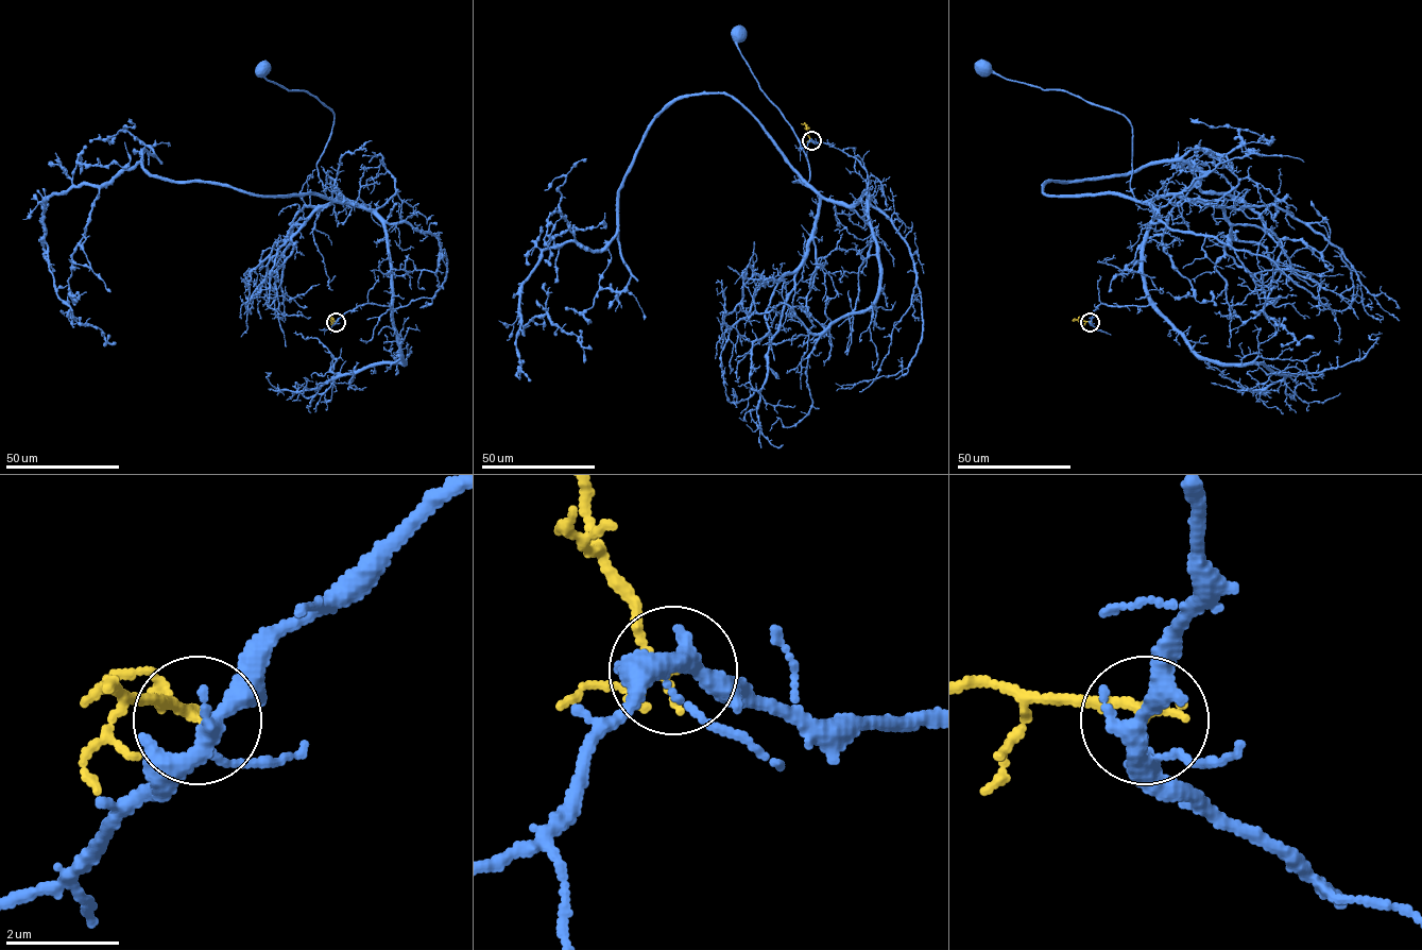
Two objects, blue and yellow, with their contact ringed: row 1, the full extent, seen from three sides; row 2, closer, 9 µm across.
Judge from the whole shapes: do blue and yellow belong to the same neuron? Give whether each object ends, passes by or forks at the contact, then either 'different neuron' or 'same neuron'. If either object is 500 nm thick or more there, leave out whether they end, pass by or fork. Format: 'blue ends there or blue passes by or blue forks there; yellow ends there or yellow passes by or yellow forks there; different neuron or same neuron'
blue forks there; yellow passes by; different neuron

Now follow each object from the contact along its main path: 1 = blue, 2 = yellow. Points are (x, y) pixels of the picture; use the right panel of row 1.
1: (1090, 322), (1101, 304), (1149, 304), (1143, 244), (1155, 211), (1130, 187), (1131, 122), (1066, 91), (982, 68)
2: (1090, 322), (1074, 321)

